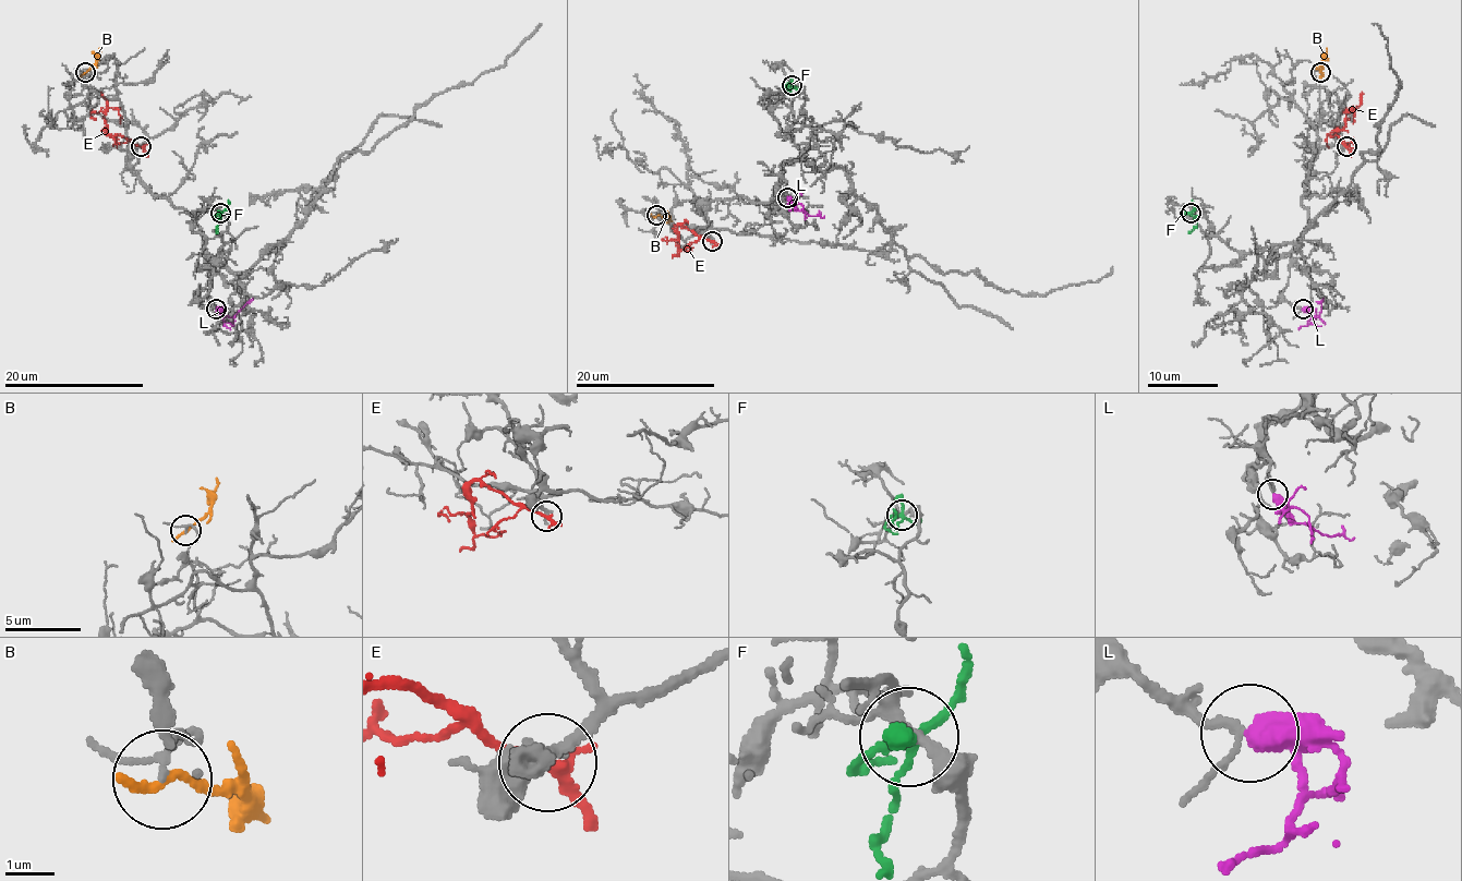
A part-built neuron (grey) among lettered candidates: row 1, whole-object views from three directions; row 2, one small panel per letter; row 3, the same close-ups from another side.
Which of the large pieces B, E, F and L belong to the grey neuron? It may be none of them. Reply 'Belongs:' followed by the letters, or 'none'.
Belongs: L

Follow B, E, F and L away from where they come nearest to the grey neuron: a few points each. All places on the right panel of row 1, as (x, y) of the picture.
B: (1321, 72), (1327, 48)
E: (1345, 146), (1337, 135), (1330, 133), (1344, 124), (1348, 112), (1354, 107), (1353, 123)
F: (1189, 213), (1197, 225), (1188, 233)
L: (1302, 309), (1311, 309), (1316, 317), (1321, 312), (1322, 298)

